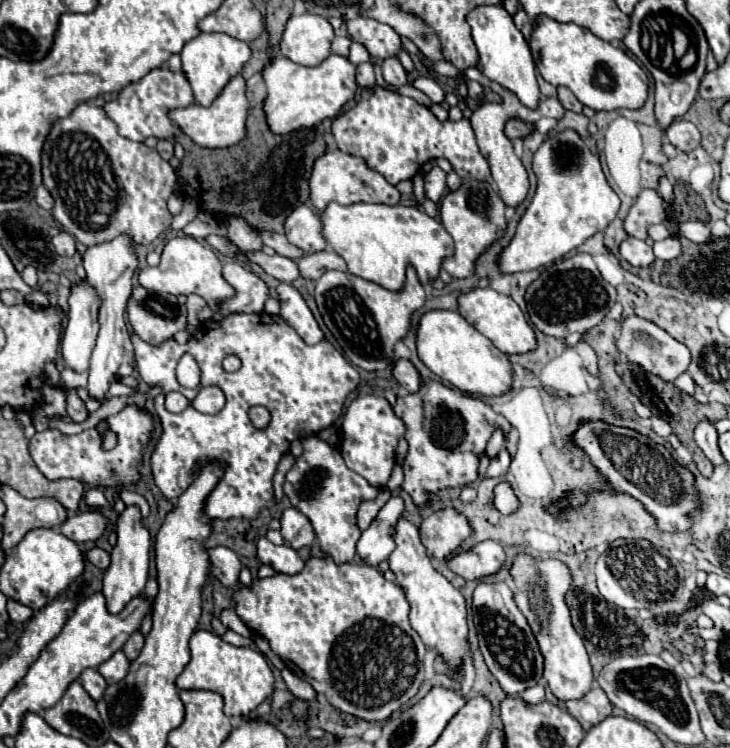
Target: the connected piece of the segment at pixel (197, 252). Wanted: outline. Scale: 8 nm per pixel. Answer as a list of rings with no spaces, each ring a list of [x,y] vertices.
[[[179,236],[179,238],[171,238],[161,254],[161,262],[159,266],[147,266],[143,270],[139,270],[137,276],[139,284],[147,290],[153,292],[167,292],[167,294],[199,294],[207,300],[207,304],[215,310],[215,302],[219,302],[219,298],[229,298],[231,296],[231,286],[227,286],[227,282],[223,282],[223,274],[221,274],[221,262],[215,256],[215,252],[201,244],[199,240],[191,238],[191,236]]]

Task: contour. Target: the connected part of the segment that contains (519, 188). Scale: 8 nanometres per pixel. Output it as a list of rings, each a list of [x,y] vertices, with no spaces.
[[[505,92],[505,94],[503,94],[503,102],[499,102],[499,104],[491,104],[491,102],[481,104],[481,106],[473,112],[473,116],[471,116],[471,126],[473,126],[473,130],[475,130],[475,138],[477,138],[479,150],[481,150],[481,154],[483,154],[483,156],[487,158],[487,162],[489,162],[491,176],[493,176],[497,188],[499,188],[499,198],[505,202],[505,206],[513,206],[513,208],[515,208],[515,206],[519,206],[519,204],[525,200],[525,196],[527,196],[527,192],[529,192],[529,176],[527,176],[527,170],[525,170],[523,162],[521,162],[521,160],[515,156],[515,152],[513,152],[511,140],[503,134],[505,120],[507,120],[509,114],[511,114],[511,116],[521,116],[521,120],[529,120],[529,122],[537,122],[537,120],[541,120],[541,118],[545,118],[545,116],[547,116],[547,118],[553,118],[553,120],[561,120],[563,114],[565,114],[565,108],[559,104],[557,98],[543,98],[543,100],[539,102],[537,110],[527,110],[525,106],[519,106],[519,102],[517,102],[517,106],[513,106],[513,104],[509,104],[509,102],[515,102],[515,98]]]

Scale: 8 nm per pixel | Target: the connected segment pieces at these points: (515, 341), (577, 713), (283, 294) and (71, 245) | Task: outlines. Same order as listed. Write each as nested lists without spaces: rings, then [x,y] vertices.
[[[475,288],[467,294],[461,294],[459,312],[469,324],[473,324],[483,336],[487,336],[505,354],[525,354],[537,348],[535,332],[527,314],[517,306],[517,302],[513,302],[513,298],[499,294],[493,288]]]
[[[593,688],[579,702],[567,702],[565,708],[581,724],[583,730],[589,730],[613,712],[613,704],[601,688]]]
[[[279,282],[277,294],[279,294],[279,302],[281,302],[279,316],[291,328],[295,328],[295,332],[303,338],[305,344],[321,342],[323,332],[319,330],[319,326],[317,326],[317,322],[309,310],[309,306],[301,298],[301,294],[291,284],[285,284],[285,282]]]
[[[59,232],[57,236],[53,236],[53,246],[57,250],[57,254],[61,256],[73,256],[75,250],[75,238],[71,238],[71,234],[67,232]]]

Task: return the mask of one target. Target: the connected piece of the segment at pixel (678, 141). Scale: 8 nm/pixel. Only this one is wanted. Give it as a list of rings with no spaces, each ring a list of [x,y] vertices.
[[[675,120],[667,128],[665,136],[677,150],[683,150],[683,152],[695,150],[699,146],[699,142],[701,142],[701,134],[699,134],[697,126],[687,122],[687,120]]]

